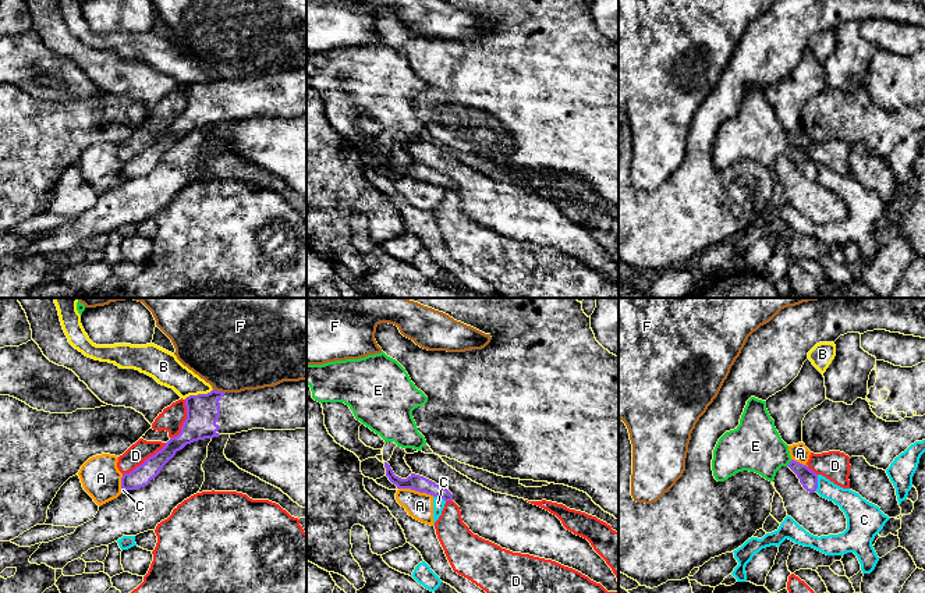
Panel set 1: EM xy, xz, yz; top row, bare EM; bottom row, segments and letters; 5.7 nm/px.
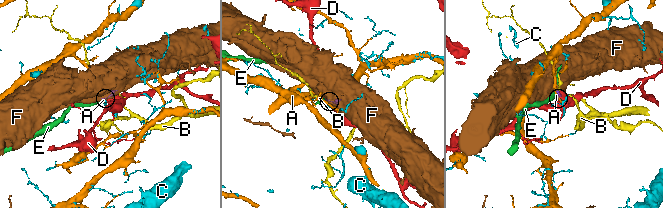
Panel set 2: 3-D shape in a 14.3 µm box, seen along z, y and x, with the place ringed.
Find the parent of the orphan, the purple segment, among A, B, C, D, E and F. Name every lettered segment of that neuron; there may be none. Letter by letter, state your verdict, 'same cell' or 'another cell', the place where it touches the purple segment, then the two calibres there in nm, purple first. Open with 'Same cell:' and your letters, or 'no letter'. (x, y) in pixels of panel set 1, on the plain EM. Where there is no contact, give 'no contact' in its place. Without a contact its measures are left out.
Same cell: E
A: another cell; meets purple in xz at (417, 178); 90 nm thick on the purple side, 160 nm on the other
B: another cell; meets purple in xy at (198, 82); 190 nm thick on the purple side, 180 nm on the other
C: another cell; meets purple in yz at (817, 171); 100 nm thick on the purple side, 140 nm on the other
D: another cell; meets purple in xy at (145, 149); 120 nm thick on the purple side, 120 nm on the other
E: same cell; meets purple in yz at (790, 151); 100 nm thick on the purple side, 300 nm on the other
F: another cell; meets purple in xy at (219, 80); 190 nm thick on the purple side, 460 nm on the other

